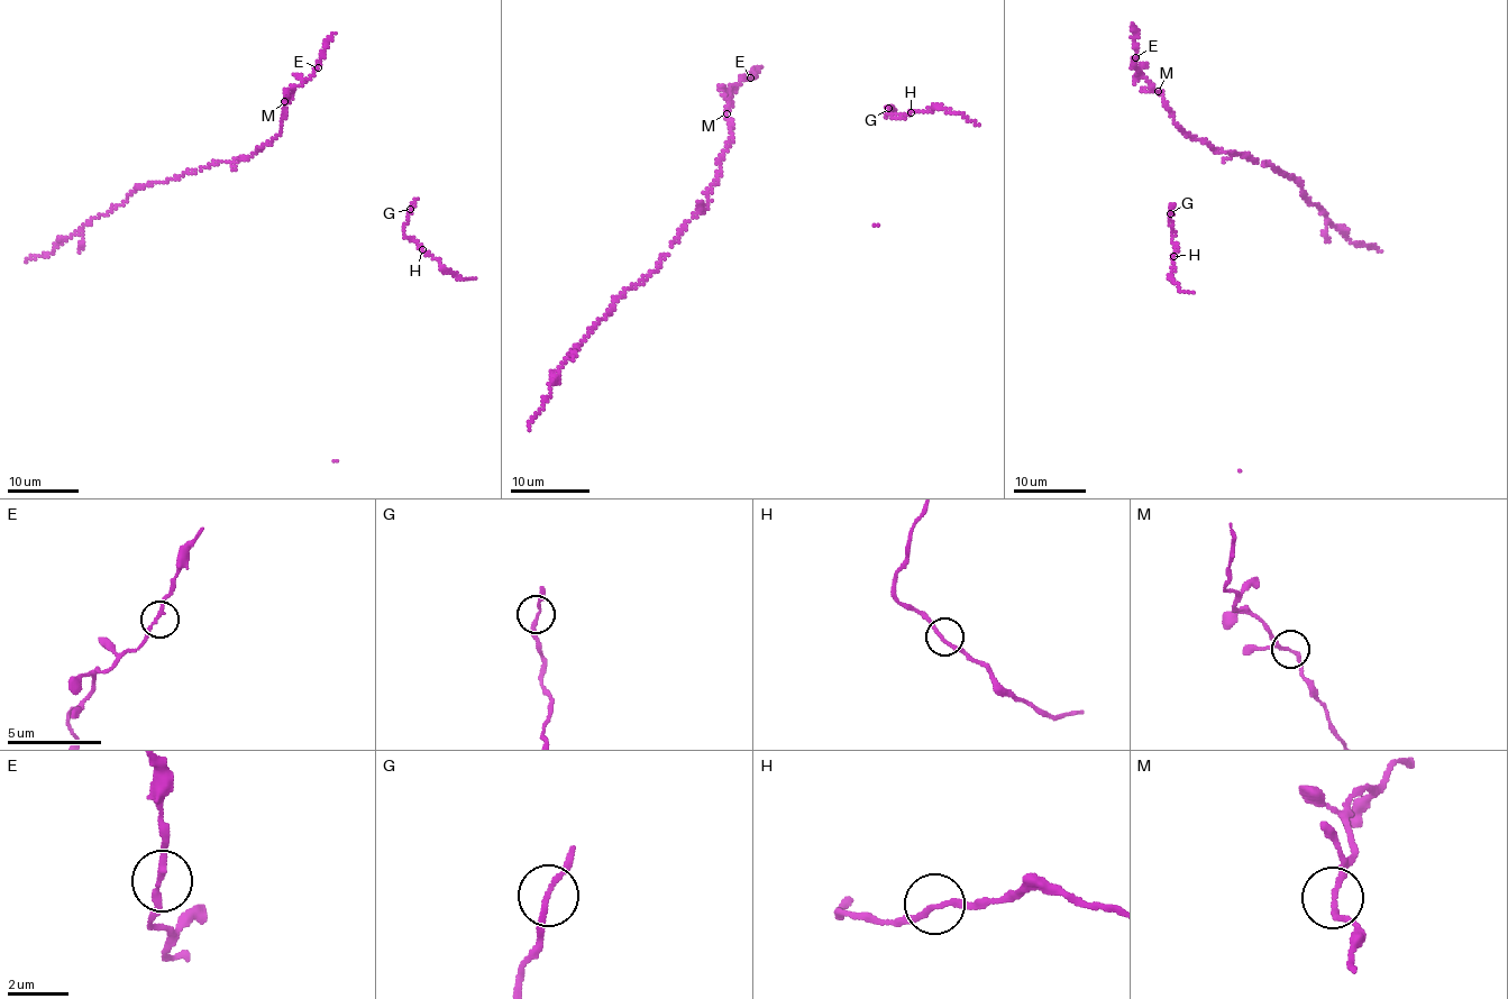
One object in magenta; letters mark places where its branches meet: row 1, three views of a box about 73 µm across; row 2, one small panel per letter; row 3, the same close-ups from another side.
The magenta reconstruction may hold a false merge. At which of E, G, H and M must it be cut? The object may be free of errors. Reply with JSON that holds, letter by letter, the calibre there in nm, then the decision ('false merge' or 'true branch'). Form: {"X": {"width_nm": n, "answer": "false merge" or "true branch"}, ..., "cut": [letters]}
{"E": {"width_nm": 190, "answer": "true branch"}, "G": {"width_nm": 160, "answer": "true branch"}, "H": {"width_nm": 180, "answer": "true branch"}, "M": {"width_nm": 180, "answer": "true branch"}, "cut": []}

